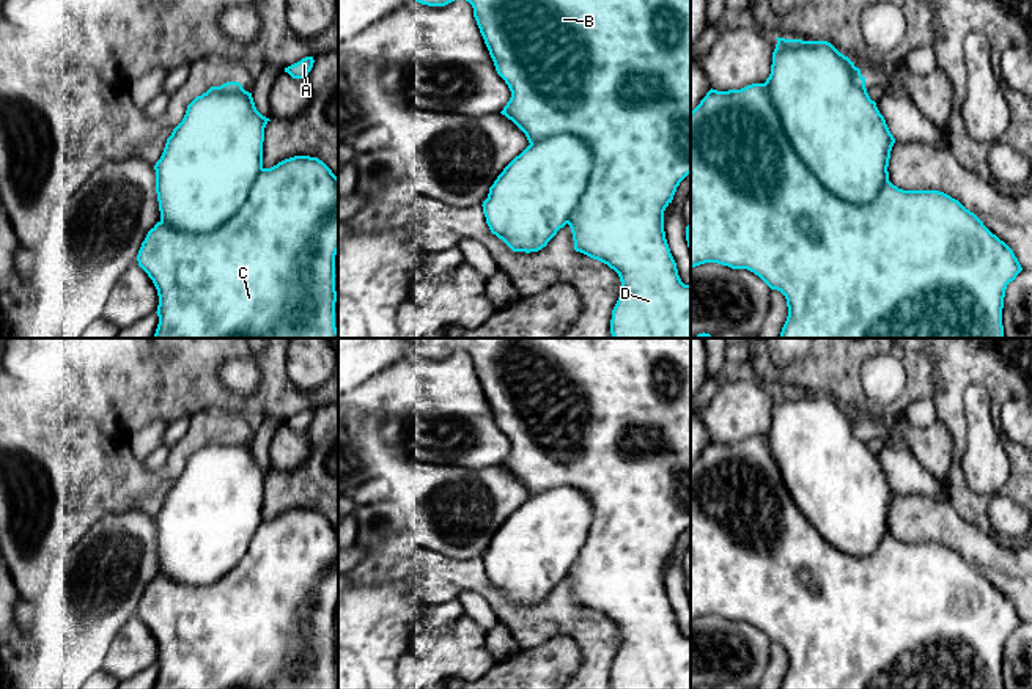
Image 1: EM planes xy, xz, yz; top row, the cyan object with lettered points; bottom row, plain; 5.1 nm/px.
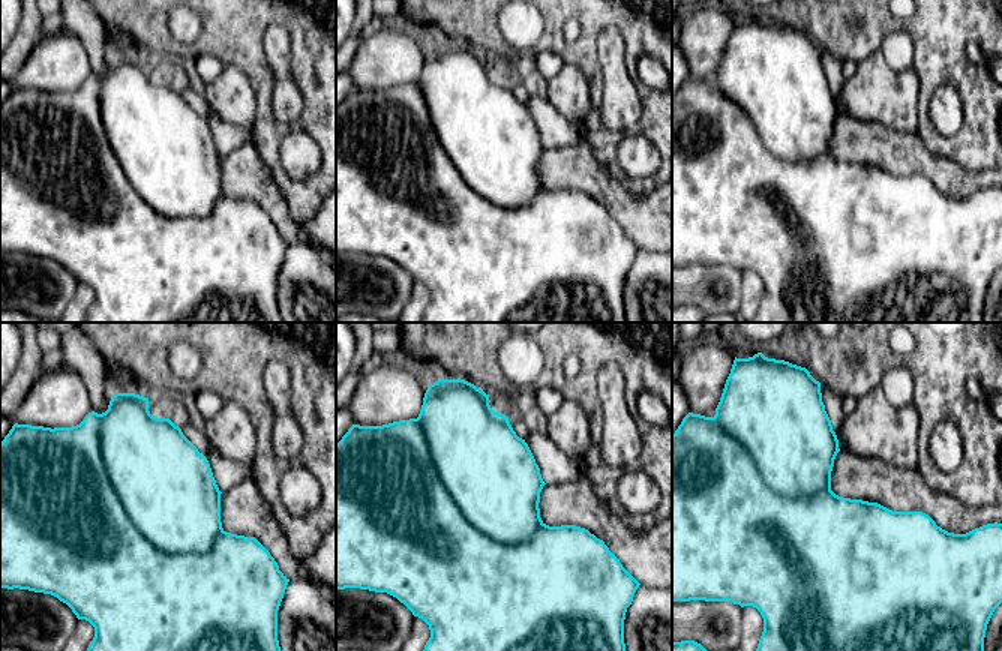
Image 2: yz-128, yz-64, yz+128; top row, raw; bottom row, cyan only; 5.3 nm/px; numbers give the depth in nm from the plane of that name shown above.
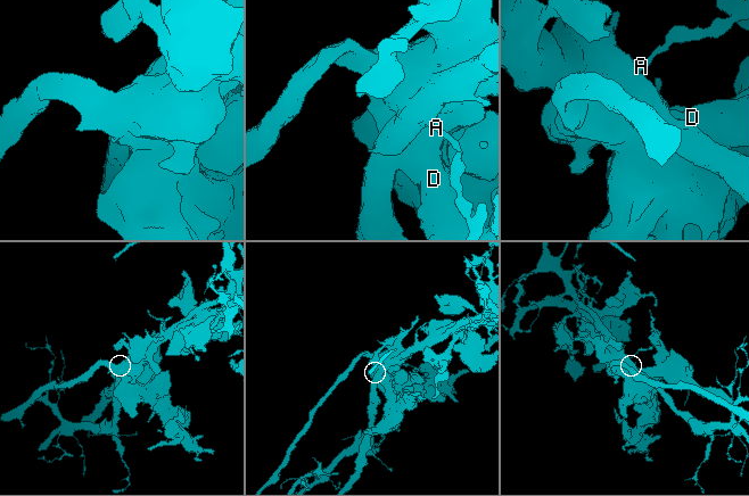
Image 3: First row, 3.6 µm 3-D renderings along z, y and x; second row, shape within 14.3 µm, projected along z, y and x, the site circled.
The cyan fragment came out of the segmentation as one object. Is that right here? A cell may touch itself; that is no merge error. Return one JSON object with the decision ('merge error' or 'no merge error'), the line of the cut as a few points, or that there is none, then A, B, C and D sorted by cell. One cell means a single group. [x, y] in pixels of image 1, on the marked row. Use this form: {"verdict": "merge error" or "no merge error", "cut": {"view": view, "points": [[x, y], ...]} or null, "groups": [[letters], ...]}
{"verdict": "merge error", "cut": {"view": "yz", "points": [[762, 84], [792, 148], [806, 167], [839, 197], [869, 205]]}, "groups": [["A"], ["B", "C", "D"]]}

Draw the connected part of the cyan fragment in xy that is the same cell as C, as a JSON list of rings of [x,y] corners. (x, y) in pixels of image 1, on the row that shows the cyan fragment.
[[[294,156],[263,168],[244,204],[217,230],[189,234],[157,222],[148,231],[137,261],[159,296],[154,338],[338,338],[337,252],[338,178],[332,170],[310,156]]]

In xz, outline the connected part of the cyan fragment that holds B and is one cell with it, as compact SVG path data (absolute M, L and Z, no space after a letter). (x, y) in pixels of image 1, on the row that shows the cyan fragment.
M466 0L474 8L474 17L494 61L497 74L505 80L511 91L511 98L500 112L511 120L527 137L529 143L546 140L557 134L574 134L580 137L592 149L593 170L585 192L580 197L577 208L568 220L573 233L574 250L593 260L598 260L614 269L621 282L621 294L612 310L610 333L614 338L691 338L691 285L684 285L678 275L676 263L670 253L665 231L664 231L664 211L672 203L680 182L691 173L691 0Z

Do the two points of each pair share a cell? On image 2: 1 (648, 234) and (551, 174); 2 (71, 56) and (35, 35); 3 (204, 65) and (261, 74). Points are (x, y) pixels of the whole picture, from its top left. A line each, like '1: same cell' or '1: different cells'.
1: same cell
2: different cells
3: different cells

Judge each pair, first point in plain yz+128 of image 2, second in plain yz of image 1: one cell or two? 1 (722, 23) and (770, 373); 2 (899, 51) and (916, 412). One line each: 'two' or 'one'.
1: two
2: one

